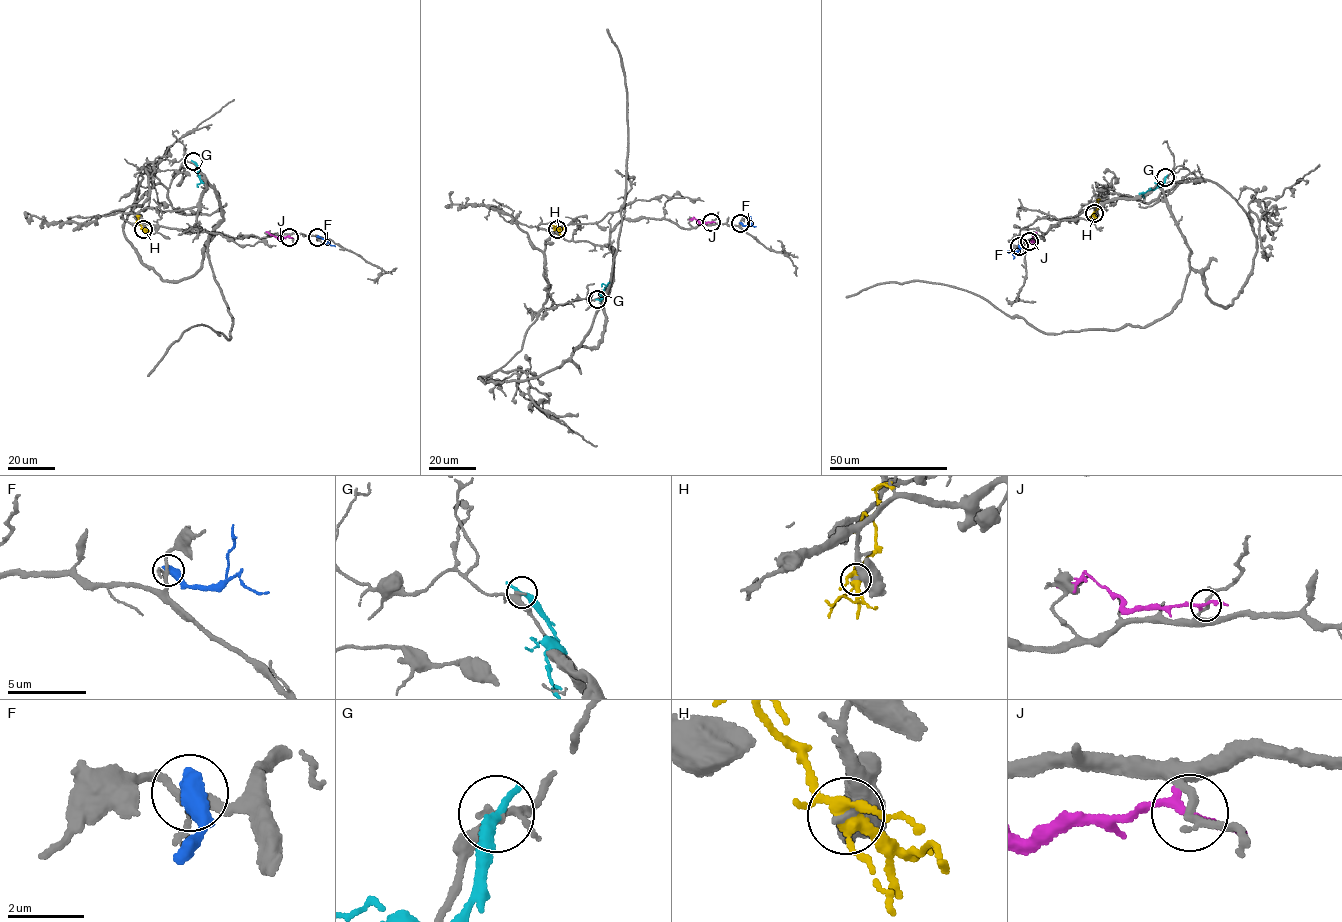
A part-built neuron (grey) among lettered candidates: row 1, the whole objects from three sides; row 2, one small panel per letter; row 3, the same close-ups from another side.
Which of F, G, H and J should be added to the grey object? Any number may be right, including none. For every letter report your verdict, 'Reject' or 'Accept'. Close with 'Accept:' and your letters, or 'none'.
F: Reject
G: Reject
H: Reject
J: Reject
Accept: none

